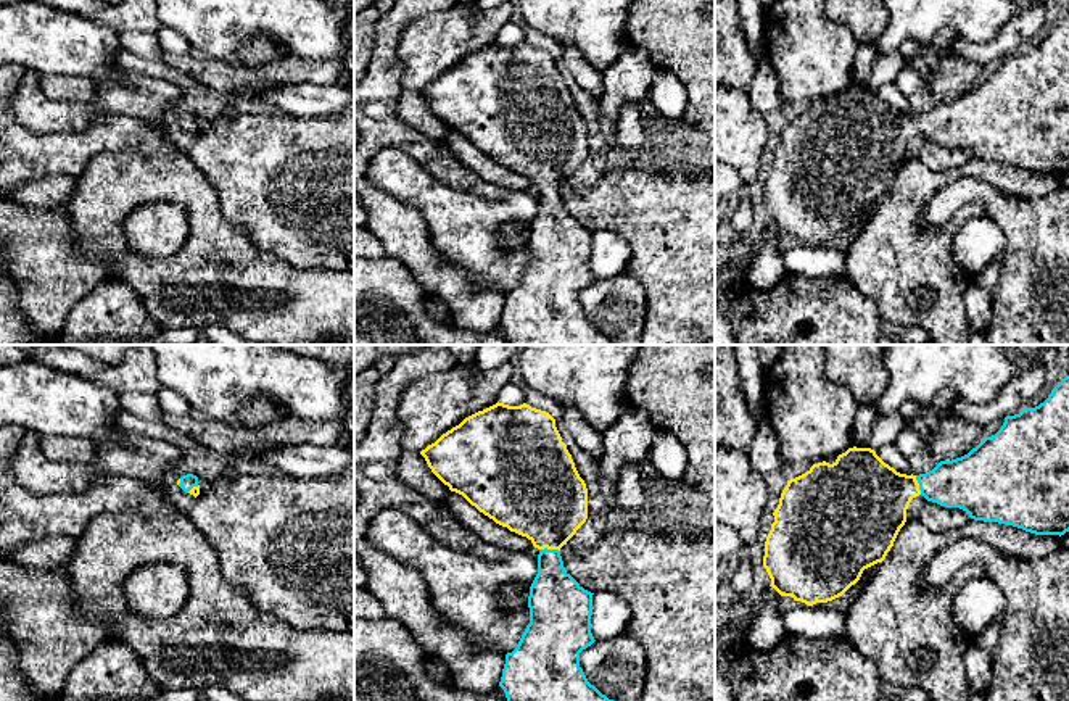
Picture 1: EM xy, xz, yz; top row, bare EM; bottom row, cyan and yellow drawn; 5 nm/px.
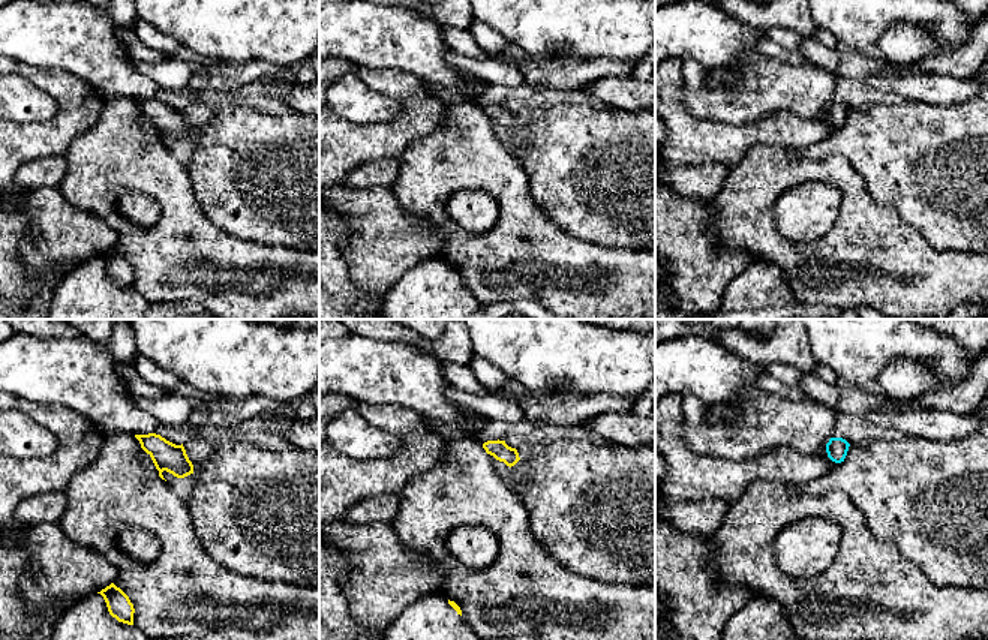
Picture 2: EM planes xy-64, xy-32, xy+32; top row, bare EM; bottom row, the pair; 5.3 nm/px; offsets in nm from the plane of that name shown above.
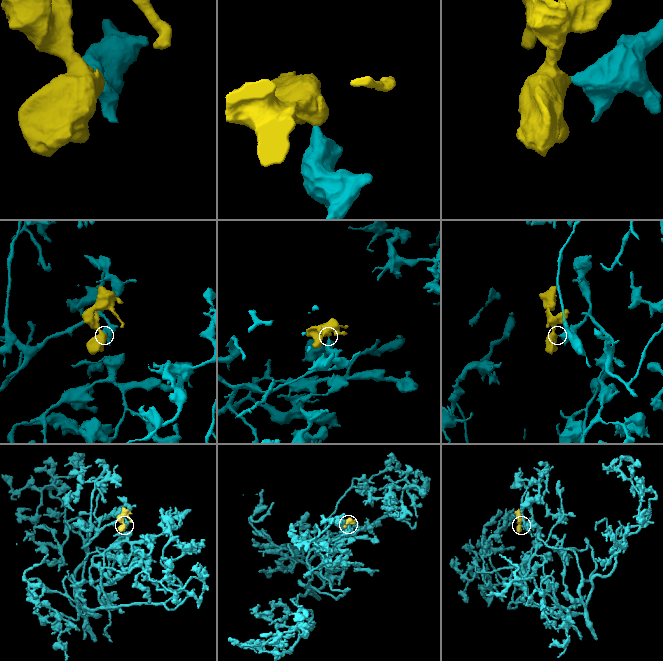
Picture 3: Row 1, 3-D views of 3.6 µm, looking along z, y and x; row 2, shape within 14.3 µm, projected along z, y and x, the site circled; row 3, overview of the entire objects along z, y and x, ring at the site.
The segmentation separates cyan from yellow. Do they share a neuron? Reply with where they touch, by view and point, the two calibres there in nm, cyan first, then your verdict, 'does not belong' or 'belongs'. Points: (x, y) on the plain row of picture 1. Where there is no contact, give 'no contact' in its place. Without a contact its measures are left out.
contact xz (549, 189); calibres 280 and 420 nm; belongs

